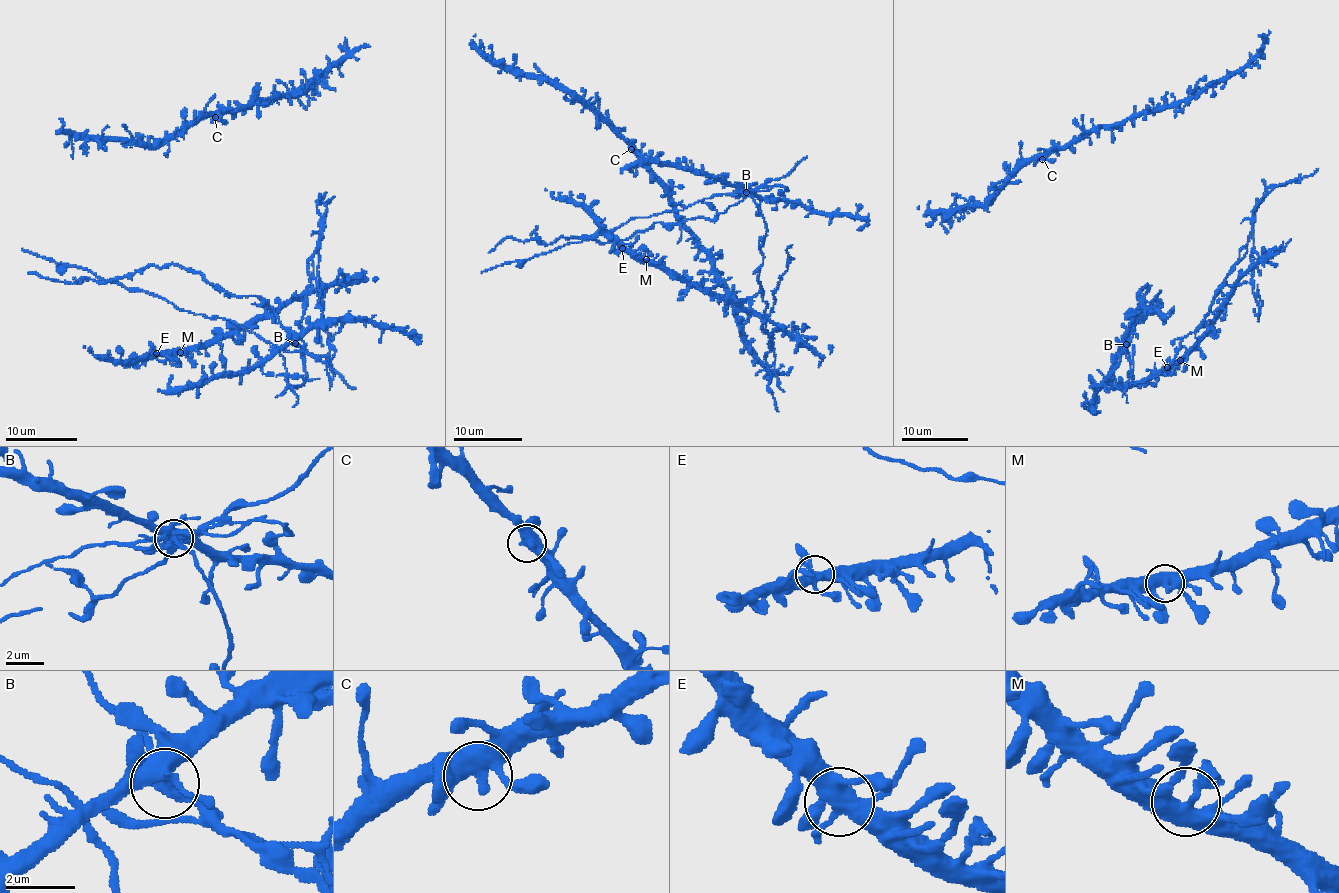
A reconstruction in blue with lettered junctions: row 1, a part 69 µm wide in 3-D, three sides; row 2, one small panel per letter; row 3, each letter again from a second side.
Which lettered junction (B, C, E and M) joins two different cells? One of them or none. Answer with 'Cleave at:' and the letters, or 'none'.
Cleave at: B

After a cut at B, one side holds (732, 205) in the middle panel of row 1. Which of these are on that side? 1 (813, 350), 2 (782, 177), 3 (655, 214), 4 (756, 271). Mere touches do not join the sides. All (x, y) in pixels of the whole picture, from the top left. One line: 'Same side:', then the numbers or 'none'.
Same side: 2, 3, 4

